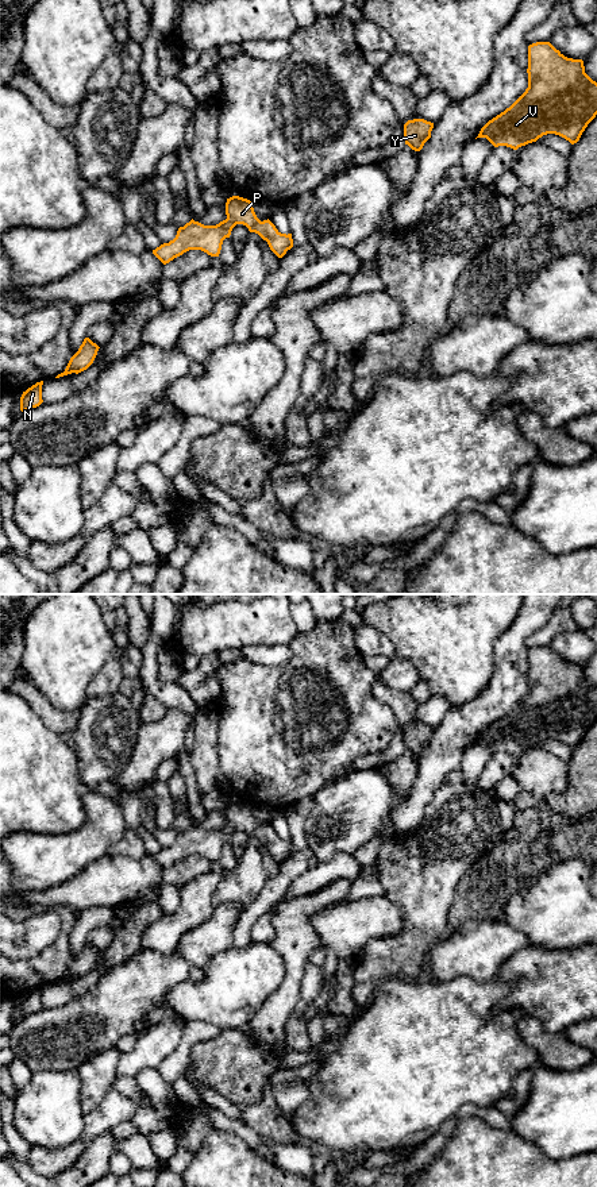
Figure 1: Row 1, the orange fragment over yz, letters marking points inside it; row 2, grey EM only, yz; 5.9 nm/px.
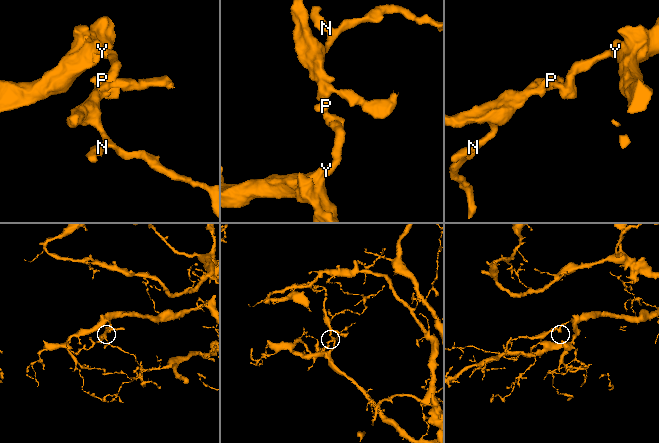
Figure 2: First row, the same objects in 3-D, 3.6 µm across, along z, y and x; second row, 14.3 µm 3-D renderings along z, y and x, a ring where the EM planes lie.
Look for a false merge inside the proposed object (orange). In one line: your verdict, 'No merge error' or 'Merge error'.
No merge error

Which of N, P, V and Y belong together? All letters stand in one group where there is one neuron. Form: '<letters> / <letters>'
N P V Y

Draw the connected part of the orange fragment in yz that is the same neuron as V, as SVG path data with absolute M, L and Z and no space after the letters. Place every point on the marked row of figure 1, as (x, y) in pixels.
M550 42L528 46L528 88L504 112L489 120L477 138L486 138L494 147L517 150L547 134L577 143L597 115L597 82L586 73L582 59L565 57Z

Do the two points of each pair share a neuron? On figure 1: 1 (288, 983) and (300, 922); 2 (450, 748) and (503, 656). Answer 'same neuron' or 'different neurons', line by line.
1: same neuron
2: same neuron

